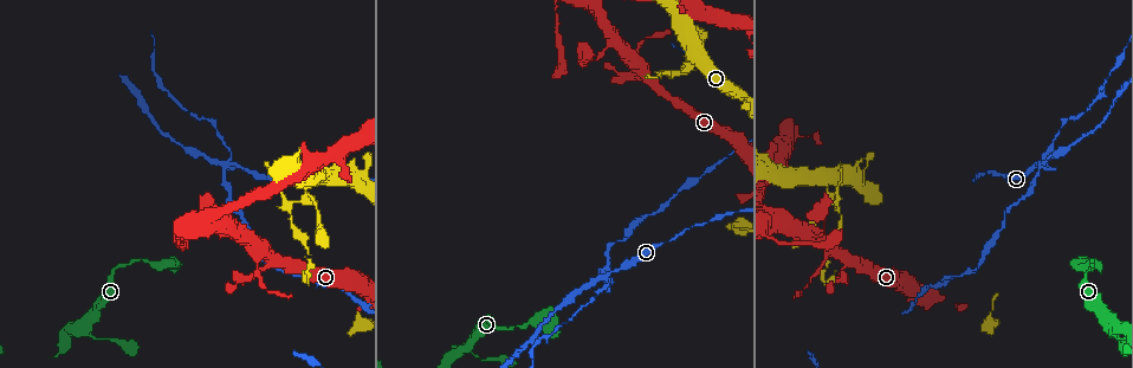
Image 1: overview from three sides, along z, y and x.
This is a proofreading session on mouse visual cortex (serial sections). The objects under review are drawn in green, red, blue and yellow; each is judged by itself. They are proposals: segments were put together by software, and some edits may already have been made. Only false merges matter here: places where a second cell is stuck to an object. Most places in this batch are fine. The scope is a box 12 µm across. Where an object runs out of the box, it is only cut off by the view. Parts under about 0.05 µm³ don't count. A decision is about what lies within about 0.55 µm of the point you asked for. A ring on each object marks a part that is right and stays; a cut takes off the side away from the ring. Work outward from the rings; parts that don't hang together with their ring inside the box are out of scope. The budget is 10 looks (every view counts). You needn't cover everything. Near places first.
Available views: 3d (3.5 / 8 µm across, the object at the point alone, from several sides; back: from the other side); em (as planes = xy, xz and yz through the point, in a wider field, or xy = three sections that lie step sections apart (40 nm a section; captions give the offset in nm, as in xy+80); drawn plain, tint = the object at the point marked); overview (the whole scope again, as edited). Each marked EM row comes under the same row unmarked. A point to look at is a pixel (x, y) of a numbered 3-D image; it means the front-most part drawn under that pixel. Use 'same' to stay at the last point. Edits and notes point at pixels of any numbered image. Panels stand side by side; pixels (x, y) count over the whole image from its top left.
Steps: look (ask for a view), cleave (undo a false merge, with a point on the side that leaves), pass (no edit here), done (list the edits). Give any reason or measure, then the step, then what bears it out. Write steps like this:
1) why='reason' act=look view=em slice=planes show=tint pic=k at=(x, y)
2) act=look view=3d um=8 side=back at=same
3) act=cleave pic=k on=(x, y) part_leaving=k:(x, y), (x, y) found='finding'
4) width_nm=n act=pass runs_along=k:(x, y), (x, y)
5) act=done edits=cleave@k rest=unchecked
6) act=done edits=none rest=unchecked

why='four or more arms meet' act=look view=3d um=3.5 side=back pic=1 at=(226, 164)

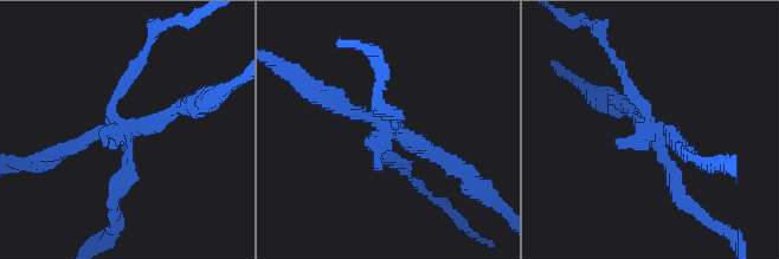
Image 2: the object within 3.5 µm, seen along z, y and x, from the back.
act=look view=em slice=xy step=2 show=tint pic=2 at=(388, 128)

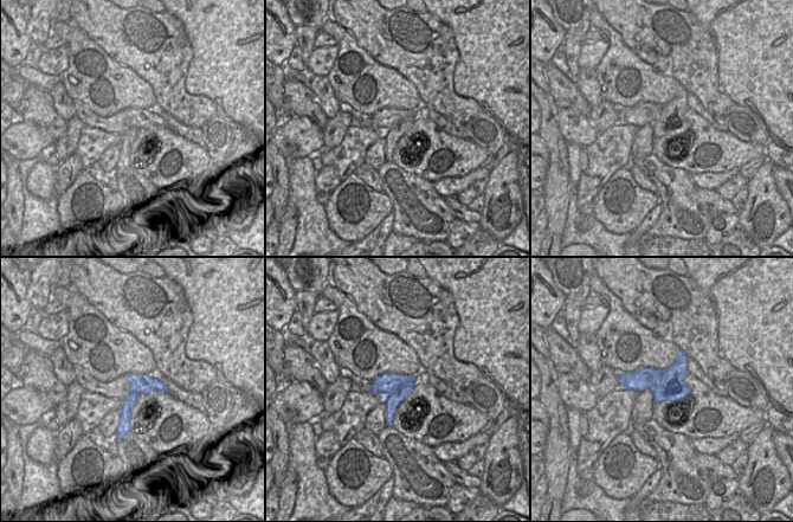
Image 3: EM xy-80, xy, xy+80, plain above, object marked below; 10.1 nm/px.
why='another direction' act=look view=em slice=planes show=tint at=same

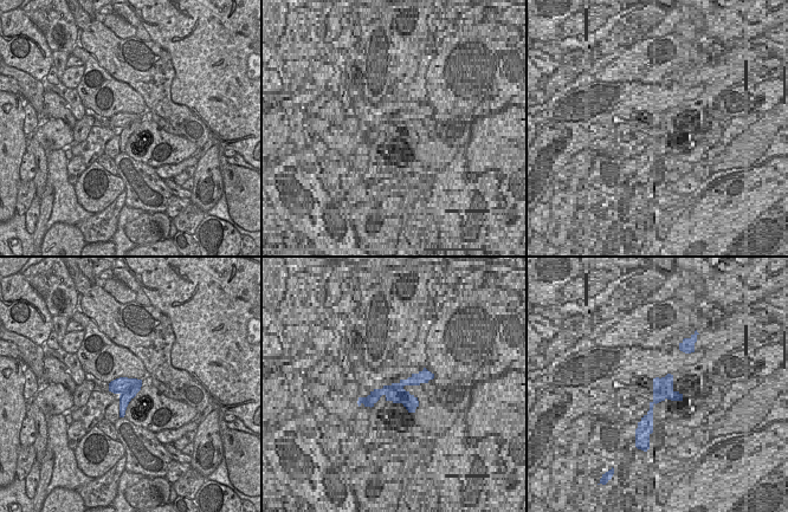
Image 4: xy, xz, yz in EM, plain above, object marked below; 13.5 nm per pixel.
act=cleave pic=2 on=(122, 89) part_leaving=2:(121, 133), (129, 169), (114, 190), (114, 227) found='a second cell is stuck on'

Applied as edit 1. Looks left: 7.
why='three-way junction' act=look view=3d um=3.5 pic=1 at=(1114, 324)

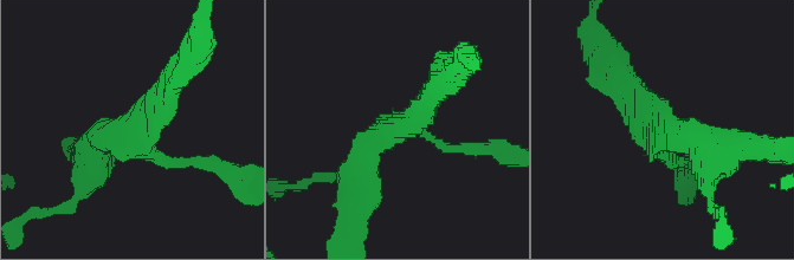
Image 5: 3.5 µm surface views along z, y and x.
arms=3 arm_widths_nm=150,350,350 why='shape alone is not enough' act=look view=em slice=xy step=2 show=tint pic=5 at=(657, 125)

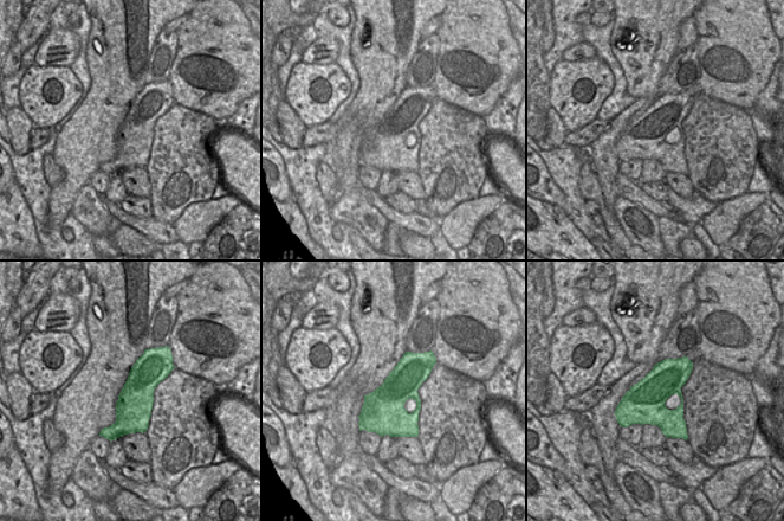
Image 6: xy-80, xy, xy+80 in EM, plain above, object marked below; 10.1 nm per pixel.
act=pass runs_along=6:(162, 355), (134, 410), (104, 433) found='continuous, no second cell'

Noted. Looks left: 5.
why='abrupt turn' act=look view=3d um=3.5 side=back pic=1 at=(543, 327)

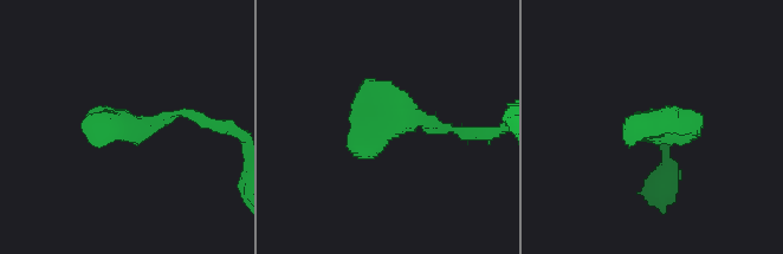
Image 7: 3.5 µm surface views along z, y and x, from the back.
act=look view=em slice=xy step=3 show=tint pic=7 at=(119, 121)

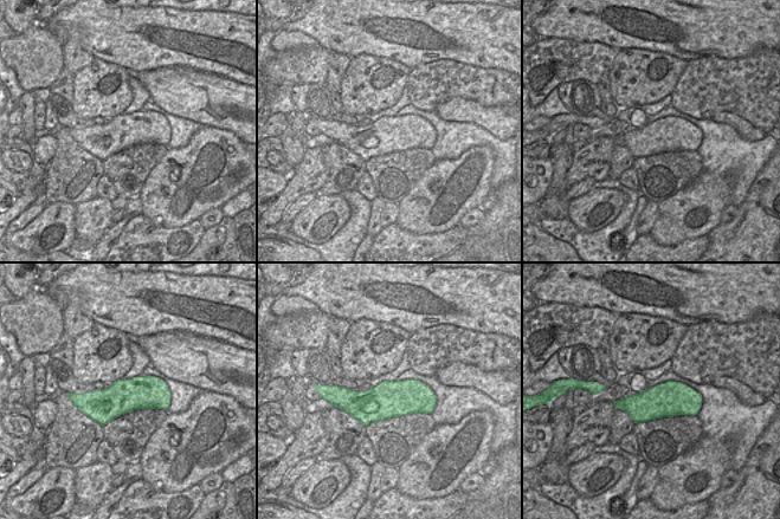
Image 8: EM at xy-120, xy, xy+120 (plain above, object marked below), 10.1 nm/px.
act=look view=em slice=planes show=tint at=same

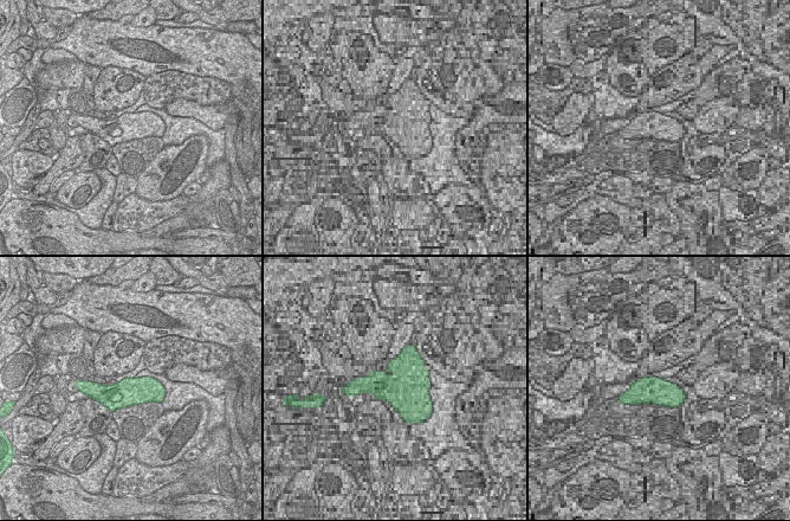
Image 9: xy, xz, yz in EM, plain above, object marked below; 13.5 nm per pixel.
width_nm=380 act=pass runs_along=7:(457, 130), (380, 116), (366, 79) found='all the same cell'

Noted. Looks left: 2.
why='a narrow waist' act=look view=3d um=3.5 pic=1 at=(689, 65)

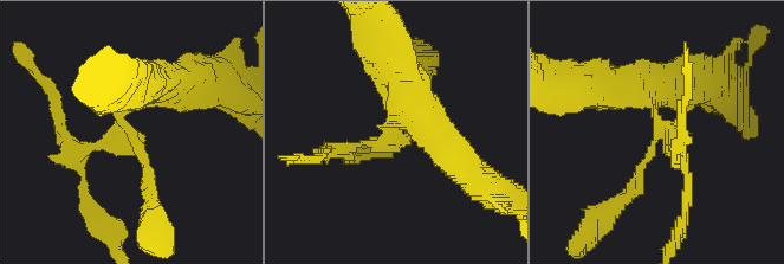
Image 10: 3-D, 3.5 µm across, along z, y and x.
why='need the tissue' act=look view=em slice=xy step=1 show=tint pic=10 at=(664, 129)

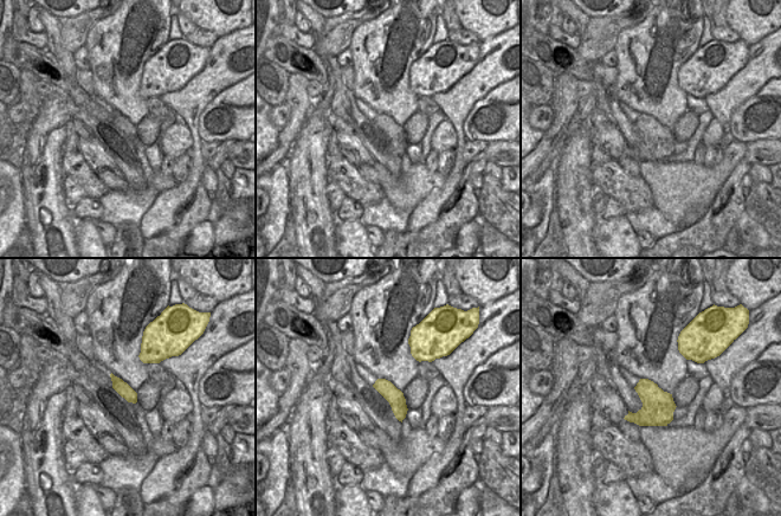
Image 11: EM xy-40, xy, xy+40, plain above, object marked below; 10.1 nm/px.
arms=3 act=cleave pic=10 on=(350, 146) part_leaving=10:(389, 132), (349, 156) found='a second cell is stuck on'

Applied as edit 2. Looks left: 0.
act=done edits=cleave@2,cleave@10 rest=unchecked

